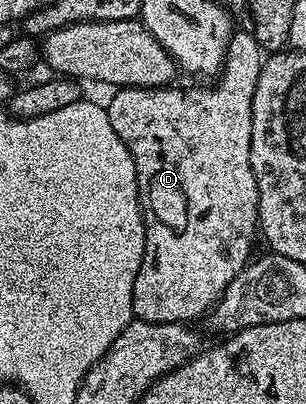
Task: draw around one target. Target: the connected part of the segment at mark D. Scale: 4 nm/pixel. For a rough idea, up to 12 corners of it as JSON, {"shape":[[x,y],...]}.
{"shape":[[235,31],[211,88],[118,88],[146,245],[132,306],[205,317],[258,227]]}

